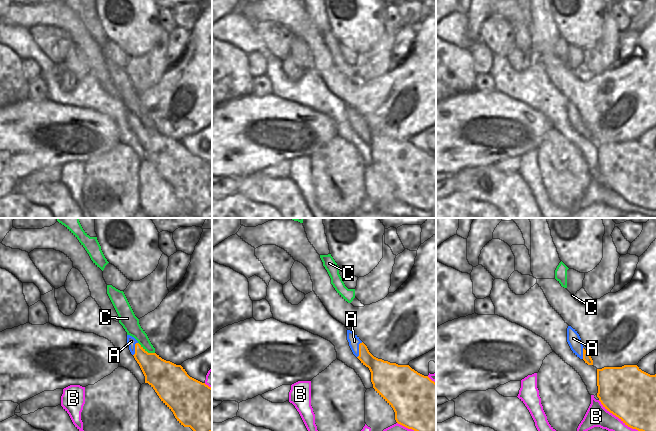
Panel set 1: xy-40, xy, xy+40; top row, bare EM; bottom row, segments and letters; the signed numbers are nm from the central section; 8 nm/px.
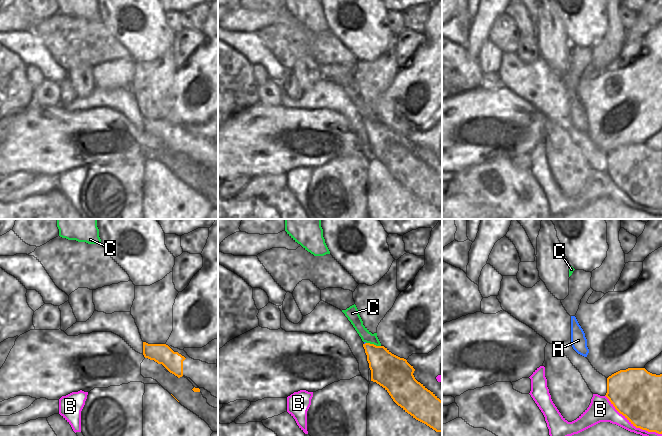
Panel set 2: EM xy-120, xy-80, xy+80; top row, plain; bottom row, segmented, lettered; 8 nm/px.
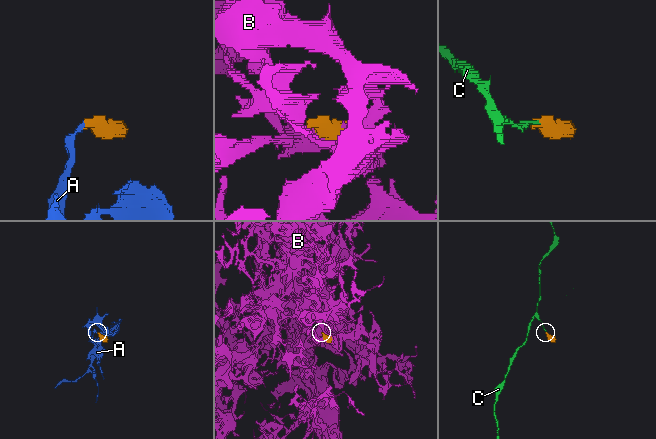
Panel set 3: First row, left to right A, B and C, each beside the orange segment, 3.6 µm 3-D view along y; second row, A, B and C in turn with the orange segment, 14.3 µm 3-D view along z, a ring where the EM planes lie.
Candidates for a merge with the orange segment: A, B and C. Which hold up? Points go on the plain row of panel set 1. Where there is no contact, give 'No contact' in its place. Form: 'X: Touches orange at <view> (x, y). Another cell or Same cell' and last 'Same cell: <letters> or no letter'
A: Touches orange at xy (359, 125). Another cell
B: Touches orange at xy+40 (627, 201). Another cell
C: Touches orange at xy-40 (146, 127). Same cell
Same cell: C

